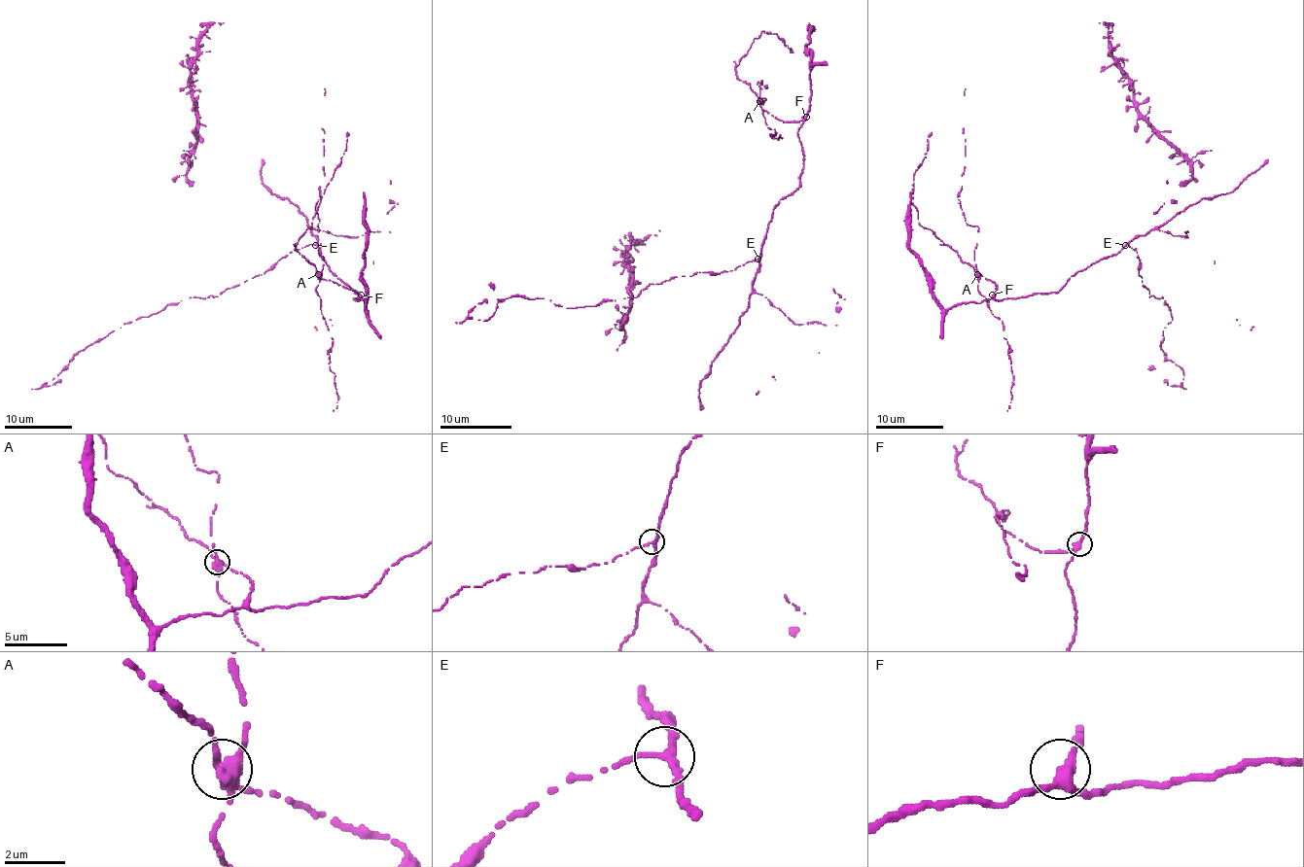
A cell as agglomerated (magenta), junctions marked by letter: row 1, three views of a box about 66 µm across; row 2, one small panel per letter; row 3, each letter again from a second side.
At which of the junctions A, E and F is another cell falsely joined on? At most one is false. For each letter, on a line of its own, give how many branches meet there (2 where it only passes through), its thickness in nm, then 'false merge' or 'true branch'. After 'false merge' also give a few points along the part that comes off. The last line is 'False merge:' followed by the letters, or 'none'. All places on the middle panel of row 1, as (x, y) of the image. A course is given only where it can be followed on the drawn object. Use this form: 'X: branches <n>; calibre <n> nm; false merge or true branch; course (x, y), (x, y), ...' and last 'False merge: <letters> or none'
A: branches 3; calibre 360 nm; true branch
E: branches 3; calibre 240 nm; true branch
F: branches 3; calibre 320 nm; true branch
False merge: none

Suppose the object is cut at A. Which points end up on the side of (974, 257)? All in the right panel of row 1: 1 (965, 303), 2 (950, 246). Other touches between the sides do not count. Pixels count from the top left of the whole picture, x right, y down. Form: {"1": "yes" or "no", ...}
{"1": "no", "2": "no"}

